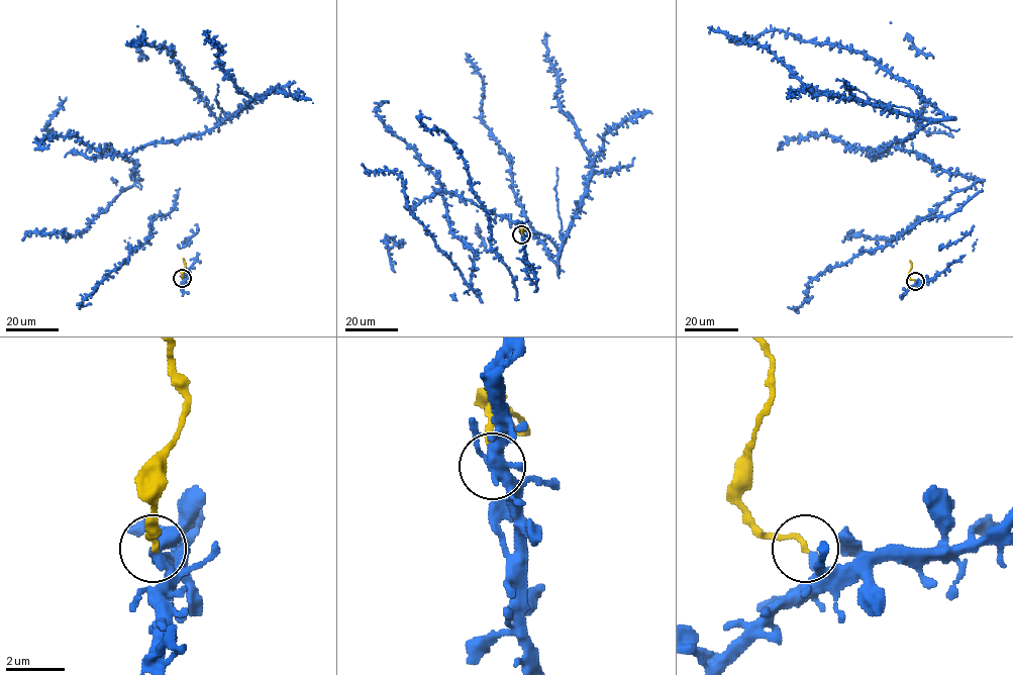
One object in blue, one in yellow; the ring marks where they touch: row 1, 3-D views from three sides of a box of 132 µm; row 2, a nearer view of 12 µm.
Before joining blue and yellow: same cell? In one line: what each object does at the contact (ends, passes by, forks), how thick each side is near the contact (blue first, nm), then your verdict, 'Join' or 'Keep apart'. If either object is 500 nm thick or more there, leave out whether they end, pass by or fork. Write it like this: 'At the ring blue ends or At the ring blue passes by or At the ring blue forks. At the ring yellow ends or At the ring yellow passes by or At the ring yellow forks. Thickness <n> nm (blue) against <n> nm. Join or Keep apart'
At the ring blue ends. At the ring yellow ends. Thickness 280 nm (blue) against 160 nm. Keep apart

